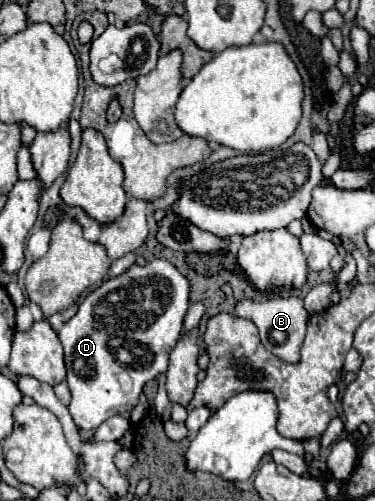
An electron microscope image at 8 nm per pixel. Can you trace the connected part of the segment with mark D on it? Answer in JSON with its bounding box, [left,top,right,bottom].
[58,261,190,443]

